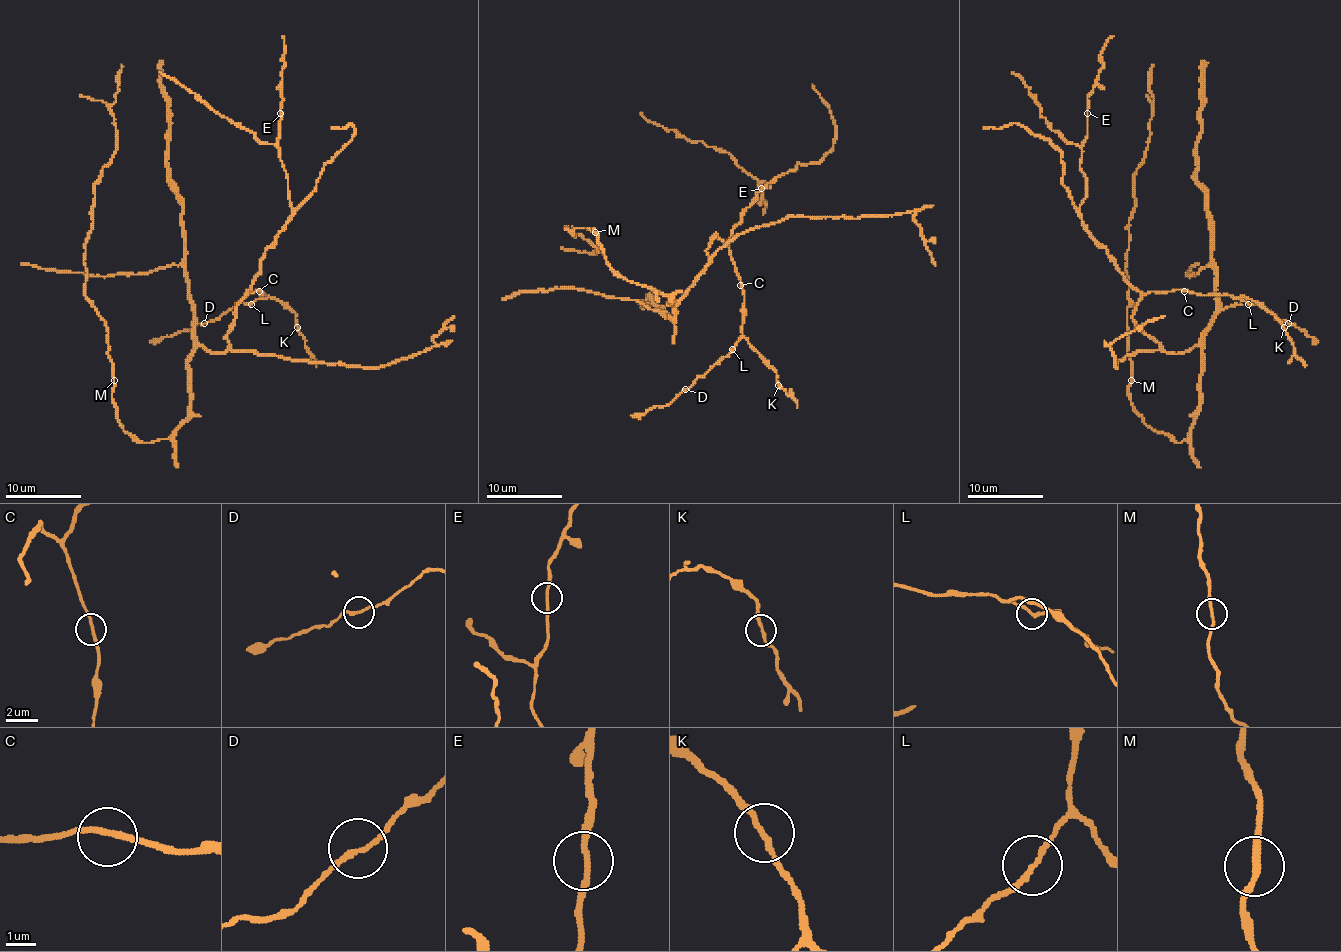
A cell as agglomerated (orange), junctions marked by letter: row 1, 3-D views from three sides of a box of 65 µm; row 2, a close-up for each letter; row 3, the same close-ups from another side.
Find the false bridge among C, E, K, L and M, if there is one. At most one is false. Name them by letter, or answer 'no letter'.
no letter

